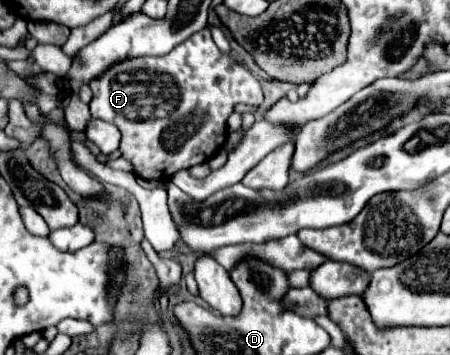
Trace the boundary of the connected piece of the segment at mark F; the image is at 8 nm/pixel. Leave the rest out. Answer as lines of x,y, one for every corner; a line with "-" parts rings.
208,27
188,37
168,55
120,61
118,65
114,65
114,69
108,69
106,75
90,81
90,89
94,93
90,101
92,117
108,121
120,129
122,157
134,165
138,177
148,181
170,181
170,177
180,169
188,169
214,157
226,143
226,119
230,117
234,107
238,103
264,101
260,81
232,55
222,53
214,45

